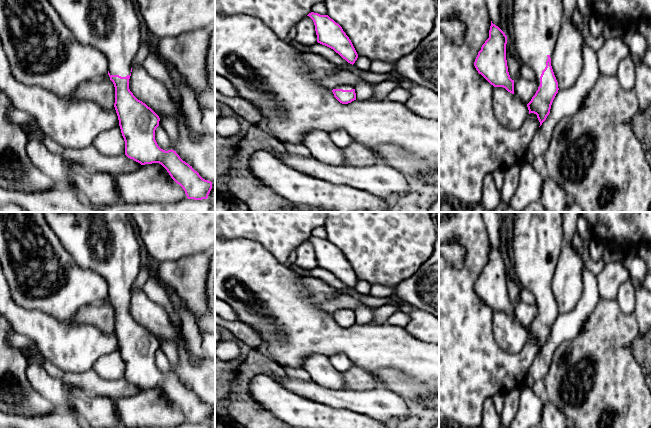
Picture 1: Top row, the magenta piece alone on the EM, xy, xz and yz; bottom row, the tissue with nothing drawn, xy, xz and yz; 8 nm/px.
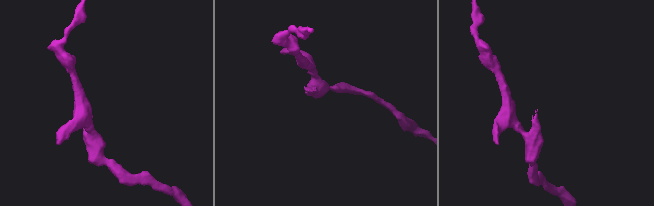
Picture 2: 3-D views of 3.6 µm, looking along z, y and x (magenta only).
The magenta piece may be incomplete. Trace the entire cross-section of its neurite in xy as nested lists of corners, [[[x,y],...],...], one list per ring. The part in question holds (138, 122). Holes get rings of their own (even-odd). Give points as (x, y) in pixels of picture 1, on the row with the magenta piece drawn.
[[[49,0],[63,24],[83,45],[101,51],[108,61],[108,75],[115,87],[114,107],[125,141],[125,155],[141,165],[159,163],[179,184],[188,199],[207,199],[212,182],[203,179],[192,166],[183,161],[174,150],[161,149],[155,140],[159,116],[145,103],[138,100],[129,89],[132,61],[141,44],[141,20],[132,0]]]

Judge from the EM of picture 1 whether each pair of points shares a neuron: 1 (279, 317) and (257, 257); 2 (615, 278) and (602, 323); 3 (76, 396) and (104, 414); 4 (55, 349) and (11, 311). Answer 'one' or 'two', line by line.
1: one
2: two
3: one
4: one

